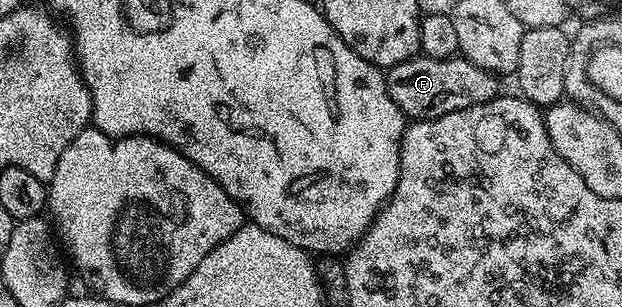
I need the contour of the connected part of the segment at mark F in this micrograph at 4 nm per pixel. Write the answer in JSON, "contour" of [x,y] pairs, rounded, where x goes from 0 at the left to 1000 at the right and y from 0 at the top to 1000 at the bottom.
{"contour":[[[670,176],[653,202],[640,202],[622,225],[627,319],[664,394],[703,391],[711,371],[730,371],[730,358],[749,358],[775,332],[788,332],[805,309],[805,251],[735,176],[723,189],[691,189]]]}

